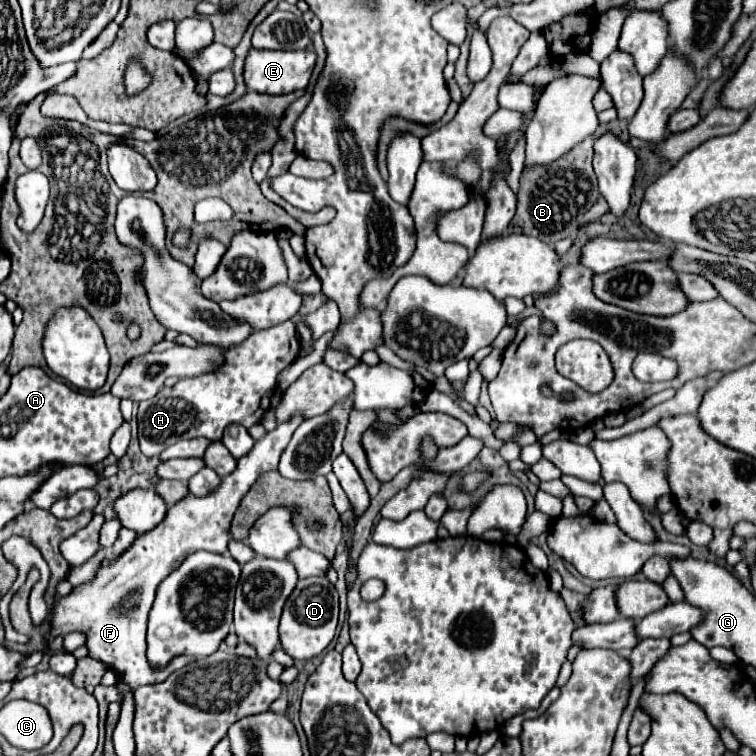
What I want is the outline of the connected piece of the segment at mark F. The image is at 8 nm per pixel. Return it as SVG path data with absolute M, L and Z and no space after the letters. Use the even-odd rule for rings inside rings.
M294 417L290 423L278 425L274 431L266 433L264 439L256 441L254 449L242 459L238 459L236 471L222 479L222 487L218 487L214 495L194 497L190 493L186 495L186 499L172 505L166 513L166 519L162 521L162 527L150 531L150 557L148 557L148 547L146 547L144 553L136 551L136 557L130 551L116 561L108 559L92 583L76 587L64 599L58 597L52 611L54 633L66 635L72 631L84 631L88 635L86 645L90 649L90 657L106 663L108 667L114 667L120 679L126 679L126 683L130 683L130 687L134 689L146 683L162 681L172 671L176 671L172 669L174 665L154 669L146 657L146 621L148 621L148 611L154 603L156 587L188 555L200 549L220 553L220 555L226 553L230 523L242 497L256 483L260 473L272 471L278 467L282 449L286 447L286 443L290 441L290 435L300 423L302 423L302 417ZM132 571L136 571L136 575L132 575Z

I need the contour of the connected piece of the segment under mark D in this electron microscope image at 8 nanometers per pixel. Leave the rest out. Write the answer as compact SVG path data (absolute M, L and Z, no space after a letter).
M326 577L300 579L294 593L286 601L280 619L280 643L292 659L308 661L320 655L334 639L338 625L338 593Z

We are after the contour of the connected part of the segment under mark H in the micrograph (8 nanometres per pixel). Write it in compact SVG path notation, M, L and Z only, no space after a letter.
M286 321L264 331L254 331L250 339L246 339L246 343L228 349L228 359L224 359L224 363L218 369L202 373L198 377L180 379L174 387L164 387L154 399L142 401L138 411L138 437L142 453L146 457L158 457L168 445L180 439L205 437L211 441L220 441L228 425L244 425L246 429L250 429L256 423L260 423L264 413L270 409L270 399L276 389L278 373L286 369L298 357L298 353L300 353L300 339L296 327L292 321Z

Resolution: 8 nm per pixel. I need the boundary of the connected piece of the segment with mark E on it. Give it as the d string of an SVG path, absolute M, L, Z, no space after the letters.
M250 49L244 65L244 79L248 89L270 95L286 95L298 89L306 89L316 63L314 51L258 51Z

